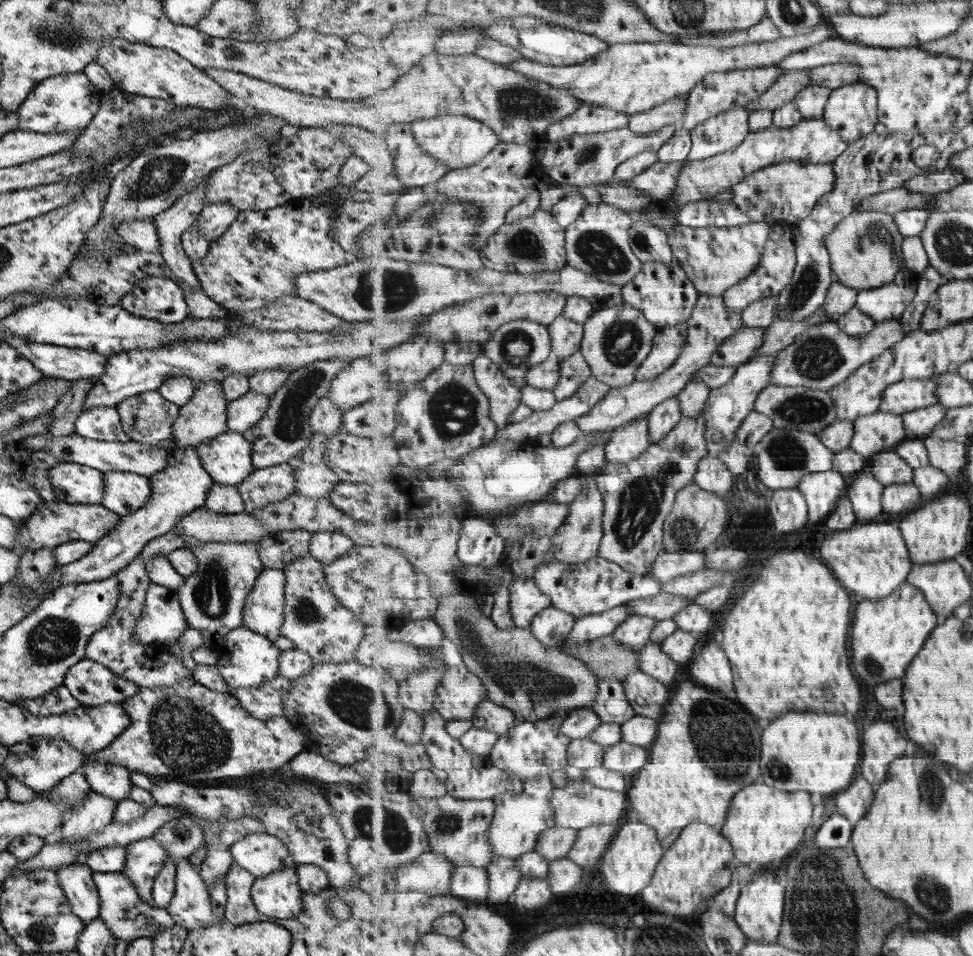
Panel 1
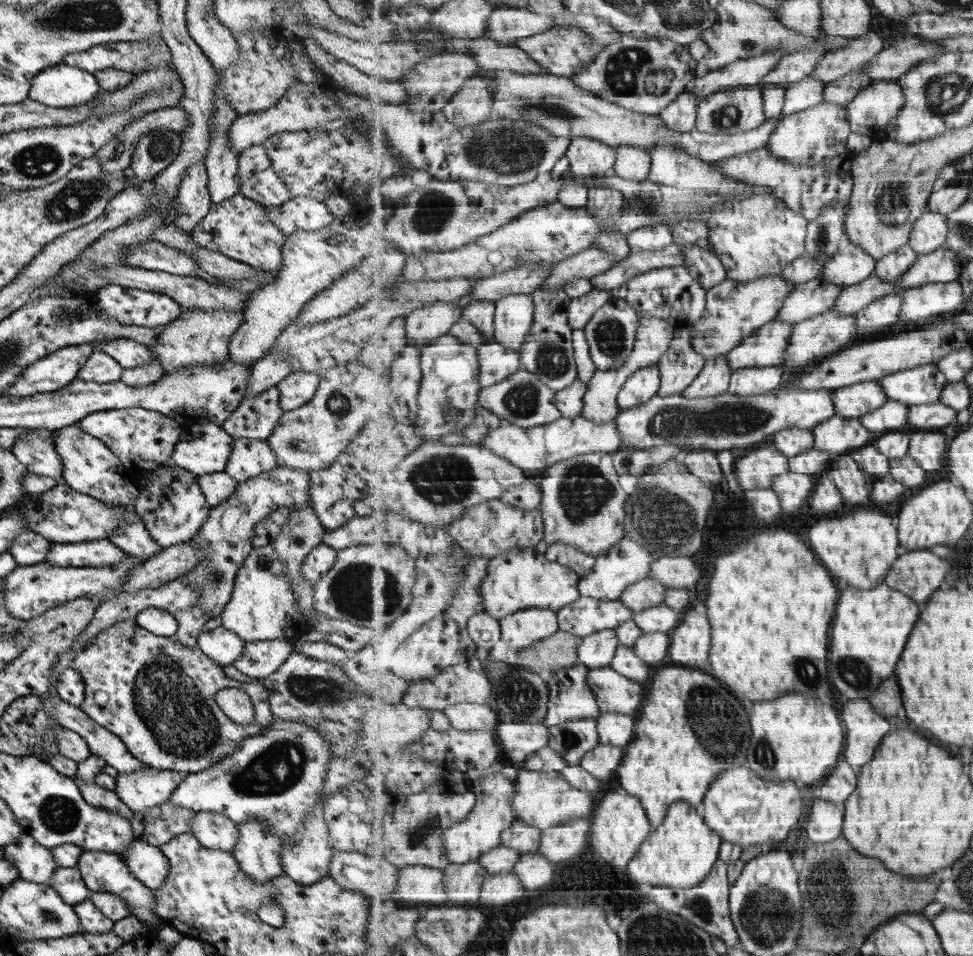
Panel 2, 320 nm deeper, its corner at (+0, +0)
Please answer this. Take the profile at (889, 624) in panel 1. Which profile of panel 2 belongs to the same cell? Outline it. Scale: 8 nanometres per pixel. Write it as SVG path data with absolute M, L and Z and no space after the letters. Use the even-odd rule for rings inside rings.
M886 582L872 589L848 585L841 594L831 632L829 674L833 684L847 698L869 698L875 694L881 682L893 676L922 609L911 596L891 588Z

